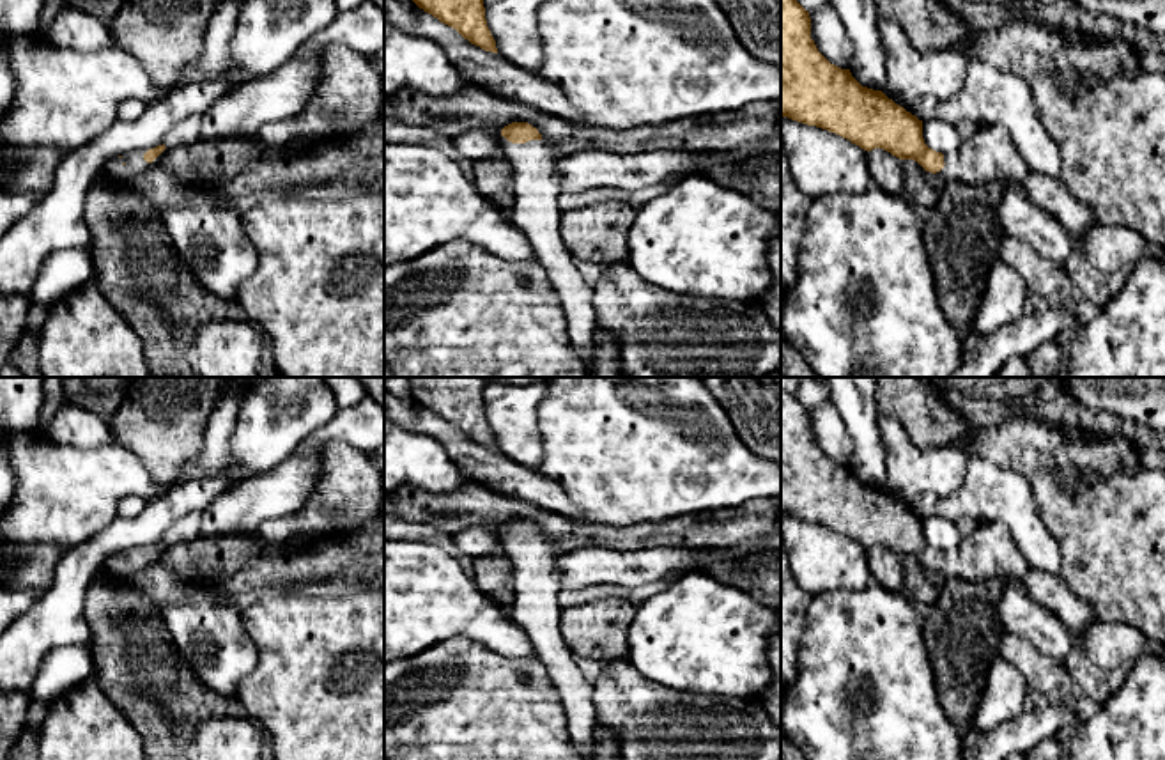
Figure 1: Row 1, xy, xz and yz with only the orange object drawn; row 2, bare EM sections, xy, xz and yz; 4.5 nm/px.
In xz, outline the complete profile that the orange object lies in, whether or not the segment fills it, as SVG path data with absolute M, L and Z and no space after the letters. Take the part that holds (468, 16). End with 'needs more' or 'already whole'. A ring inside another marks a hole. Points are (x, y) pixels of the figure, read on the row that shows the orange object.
M413 0L420 9L455 28L471 44L498 53L487 27L483 0Z; already whole

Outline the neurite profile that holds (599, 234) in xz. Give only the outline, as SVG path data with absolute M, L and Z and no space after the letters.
M607 200L561 213L561 239L574 259L593 264L625 262L636 207Z

